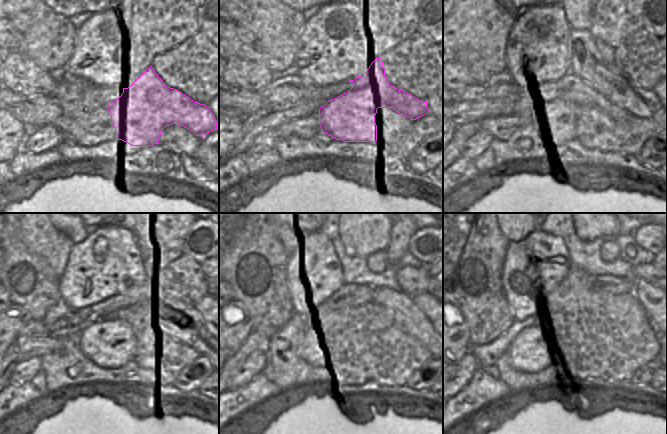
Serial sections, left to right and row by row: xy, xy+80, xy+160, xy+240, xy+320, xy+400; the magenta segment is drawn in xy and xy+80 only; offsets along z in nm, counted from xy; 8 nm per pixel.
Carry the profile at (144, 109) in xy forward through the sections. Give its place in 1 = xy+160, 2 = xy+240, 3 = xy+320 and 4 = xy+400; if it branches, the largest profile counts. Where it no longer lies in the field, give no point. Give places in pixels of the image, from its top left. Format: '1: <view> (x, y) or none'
1: xy+160 (556, 122)
2: xy+240 (110, 343)
3: xy+320 (318, 347)
4: xy+400 (528, 352)

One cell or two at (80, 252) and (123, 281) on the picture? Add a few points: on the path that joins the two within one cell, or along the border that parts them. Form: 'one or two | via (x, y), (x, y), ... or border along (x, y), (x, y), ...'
one | via (91, 263), (100, 272), (112, 279)

